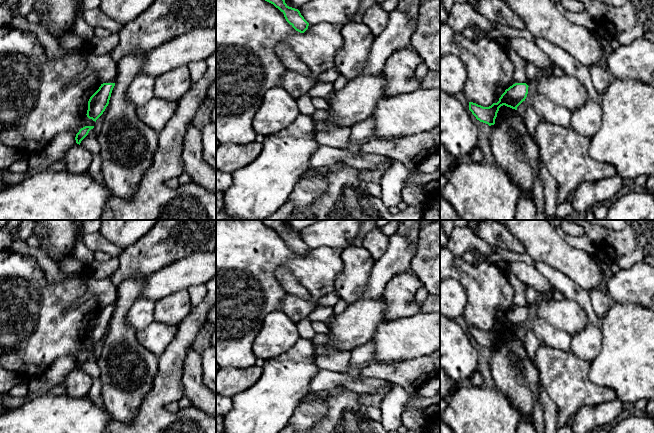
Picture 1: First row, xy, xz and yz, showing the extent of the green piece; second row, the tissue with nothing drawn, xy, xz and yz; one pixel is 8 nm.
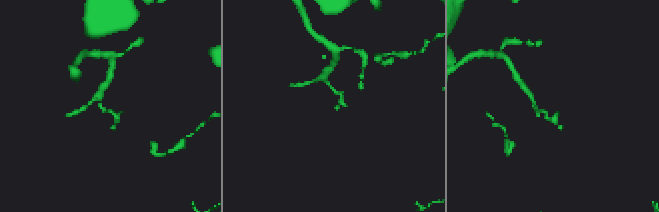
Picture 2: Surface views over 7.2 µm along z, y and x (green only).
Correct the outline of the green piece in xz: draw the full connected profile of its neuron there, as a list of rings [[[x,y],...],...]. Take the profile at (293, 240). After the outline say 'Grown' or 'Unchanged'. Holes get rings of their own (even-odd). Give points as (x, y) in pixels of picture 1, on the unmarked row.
[[[261,220],[265,225],[273,228],[283,238],[286,245],[298,256],[304,257],[309,247],[304,243],[298,233],[289,231],[283,220]]]. Unchanged

